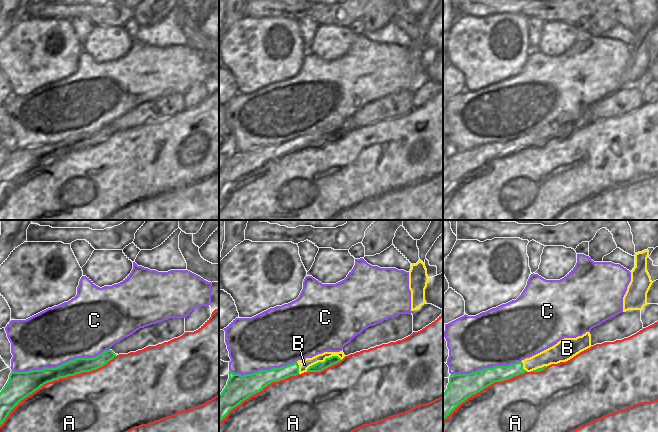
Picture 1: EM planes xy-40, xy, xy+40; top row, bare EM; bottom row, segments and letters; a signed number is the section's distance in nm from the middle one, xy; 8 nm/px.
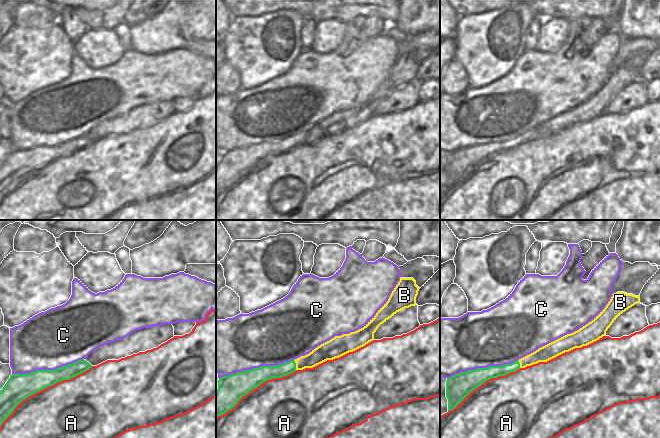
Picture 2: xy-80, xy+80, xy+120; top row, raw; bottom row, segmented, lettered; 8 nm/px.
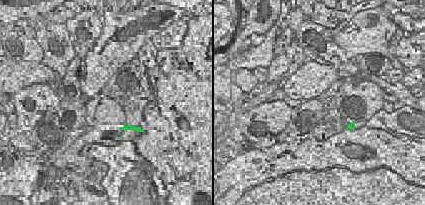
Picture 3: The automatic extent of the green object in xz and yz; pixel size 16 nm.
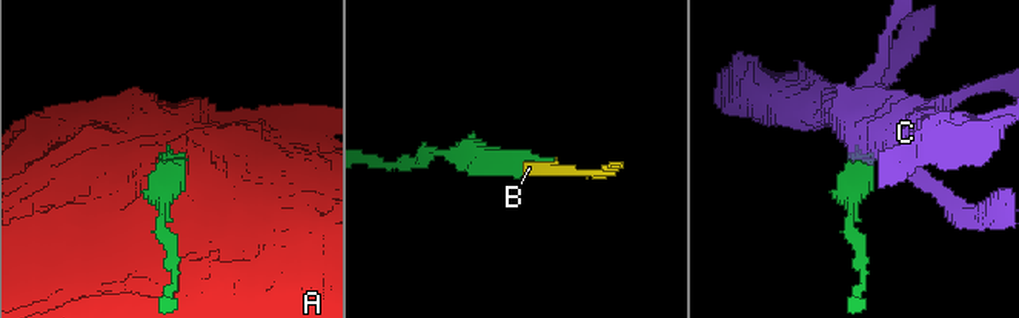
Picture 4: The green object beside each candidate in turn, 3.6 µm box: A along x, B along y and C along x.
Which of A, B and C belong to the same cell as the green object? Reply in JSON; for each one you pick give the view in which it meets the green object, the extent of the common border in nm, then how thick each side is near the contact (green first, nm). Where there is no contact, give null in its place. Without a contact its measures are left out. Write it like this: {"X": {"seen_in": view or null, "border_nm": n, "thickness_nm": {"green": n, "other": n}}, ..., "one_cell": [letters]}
{"B": {"seen_in": "xy", "border_nm": 300, "thickness_nm": {"green": 70, "other": 80}}, "one_cell": ["B"]}

